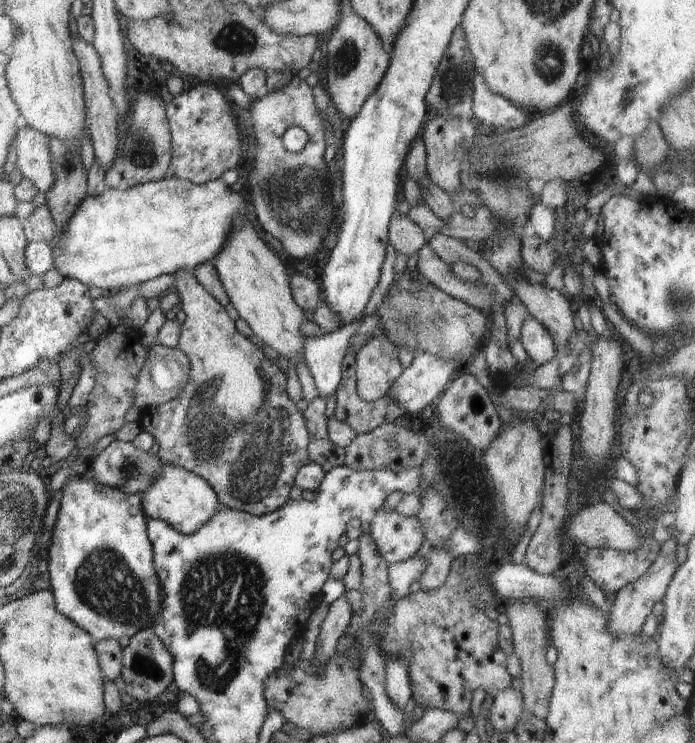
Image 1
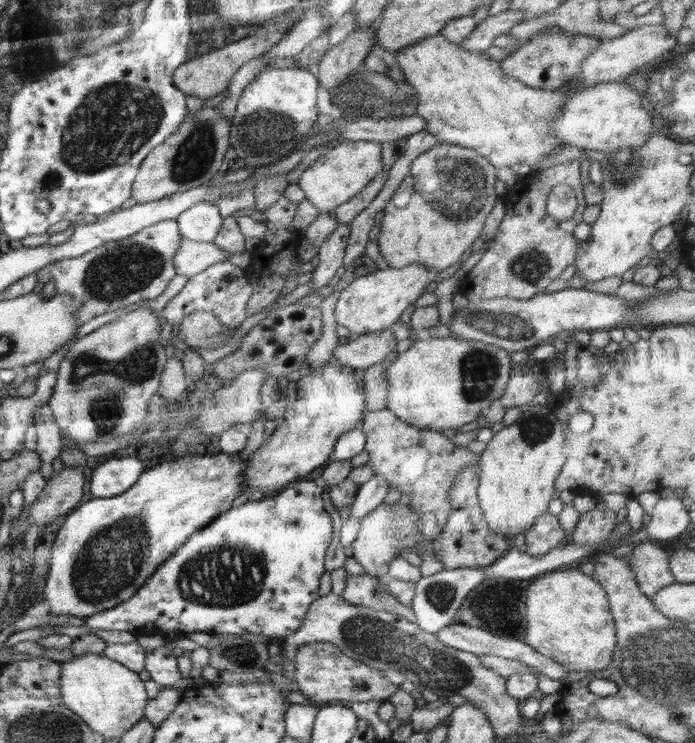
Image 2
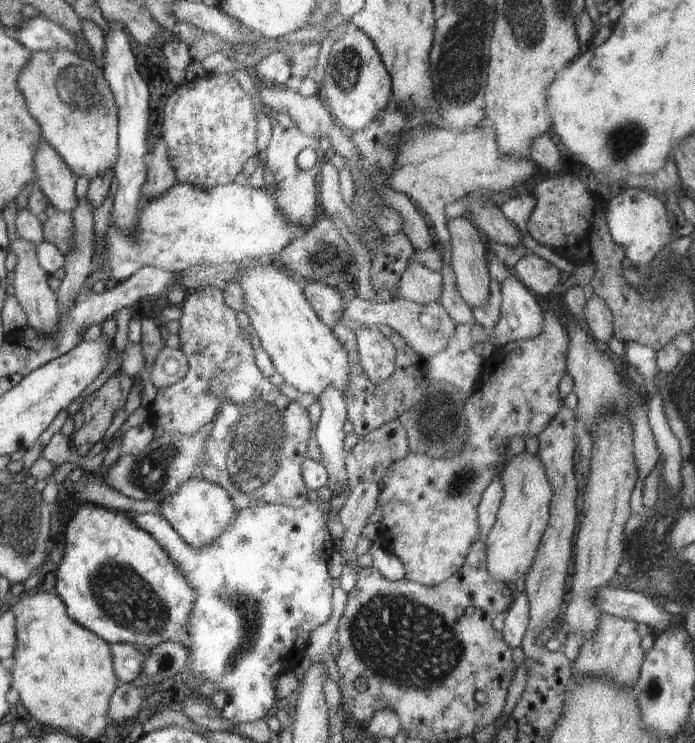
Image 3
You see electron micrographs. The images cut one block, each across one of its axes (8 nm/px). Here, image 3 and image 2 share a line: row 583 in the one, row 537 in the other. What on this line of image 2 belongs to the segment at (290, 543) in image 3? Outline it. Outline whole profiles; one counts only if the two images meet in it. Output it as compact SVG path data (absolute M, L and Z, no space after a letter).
M307 480L298 483L293 482L292 485L282 490L282 494L278 493L272 498L255 497L239 501L230 510L208 523L206 527L192 533L188 540L184 541L184 544L180 545L180 548L176 549L152 573L152 576L148 577L144 586L138 589L132 598L125 600L118 606L114 606L114 608L110 608L108 611L104 610L99 614L86 617L83 625L86 628L86 635L95 635L94 632L98 630L124 631L135 635L154 635L156 632L165 635L168 632L174 632L174 634L180 636L186 636L187 633L204 632L212 635L217 633L235 634L241 637L250 633L272 638L277 637L278 641L283 643L285 638L288 638L290 634L300 627L308 608L310 608L310 604L321 597L318 593L318 588L320 588L320 578L326 572L326 569L324 569L324 555L332 540L332 520L324 509L322 501L322 493L325 492L325 489L325 487L317 486L313 480Z

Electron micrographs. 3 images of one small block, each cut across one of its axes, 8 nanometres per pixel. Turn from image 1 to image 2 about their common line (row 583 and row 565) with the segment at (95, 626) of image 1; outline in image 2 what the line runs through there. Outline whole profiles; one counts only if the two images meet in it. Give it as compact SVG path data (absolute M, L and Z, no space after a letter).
M218 453L202 456L184 456L183 458L178 458L178 460L170 460L170 462L162 462L162 464L154 464L150 469L146 469L140 478L136 480L132 488L128 488L126 492L122 494L110 497L94 497L84 504L80 505L80 508L76 508L74 512L68 514L65 522L59 528L56 535L55 541L51 547L51 570L47 574L46 585L44 586L44 602L50 604L49 614L58 616L59 614L64 614L64 616L79 616L86 618L88 616L99 614L104 610L108 611L114 606L125 602L129 598L132 598L136 594L138 589L144 586L146 580L152 573L164 562L176 549L180 548L180 545L184 544L184 541L188 540L188 537L192 533L203 529L211 523L216 517L224 514L226 511L230 510L232 506L237 504L239 501L245 499L243 494L246 492L246 486L244 486L244 478L242 478L242 473L246 469L246 460L242 460L240 453L228 454L228 453Z

